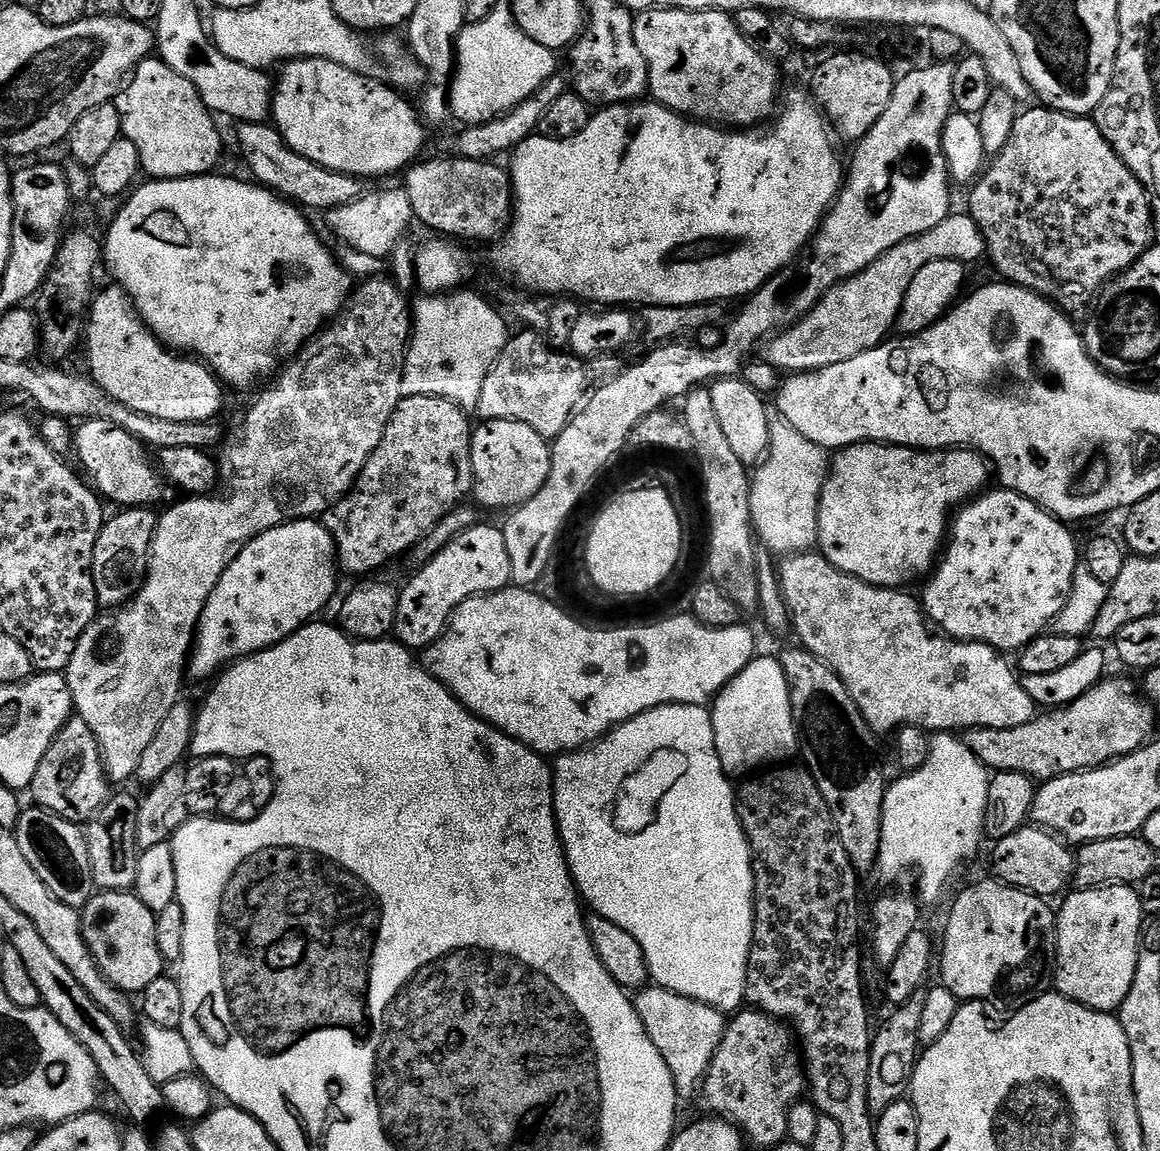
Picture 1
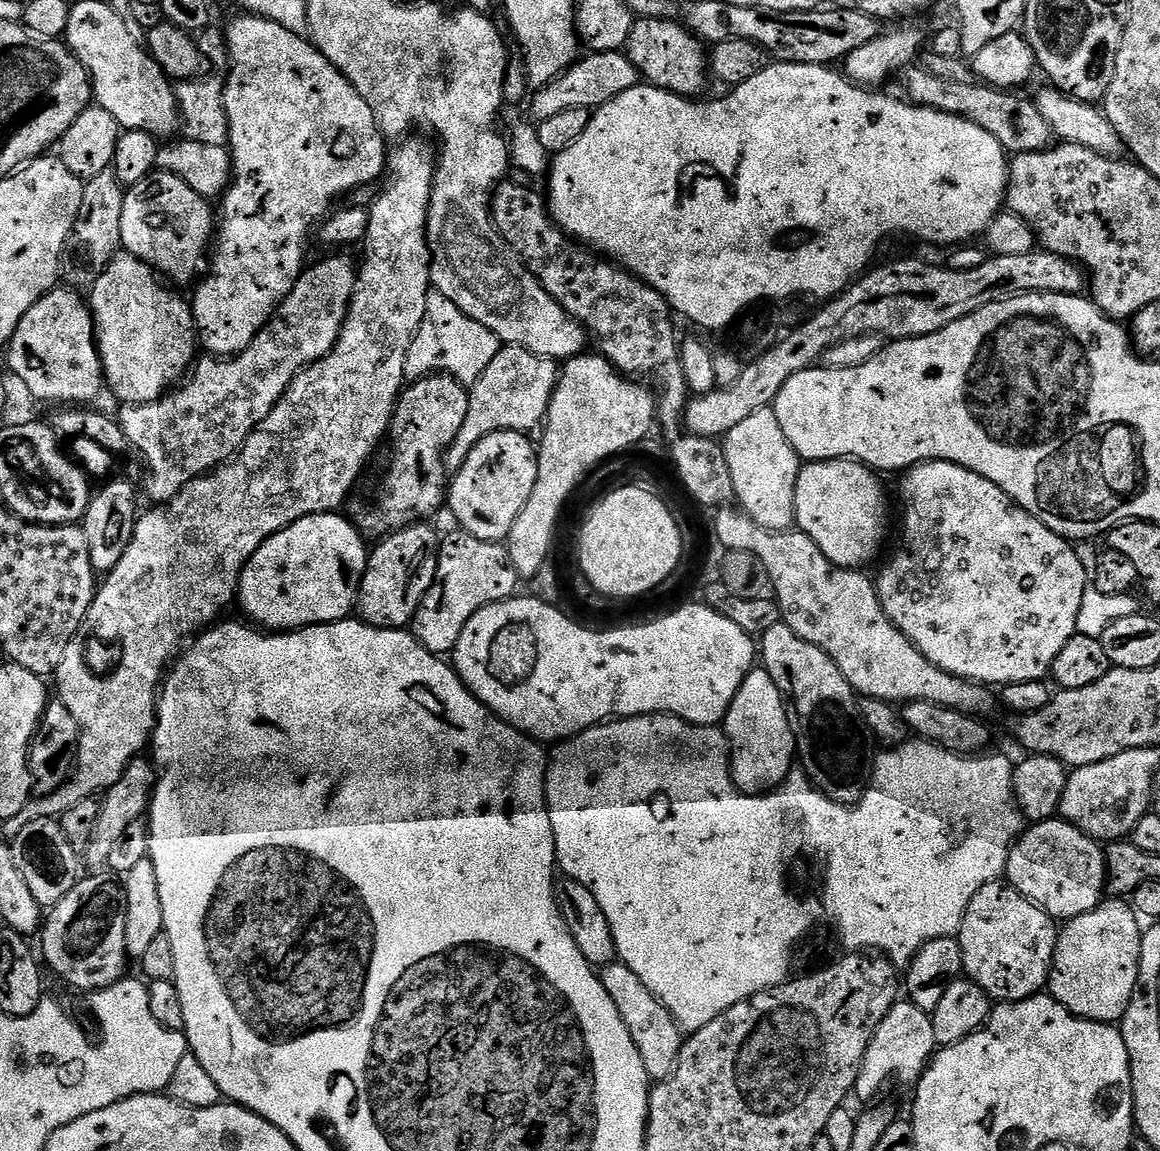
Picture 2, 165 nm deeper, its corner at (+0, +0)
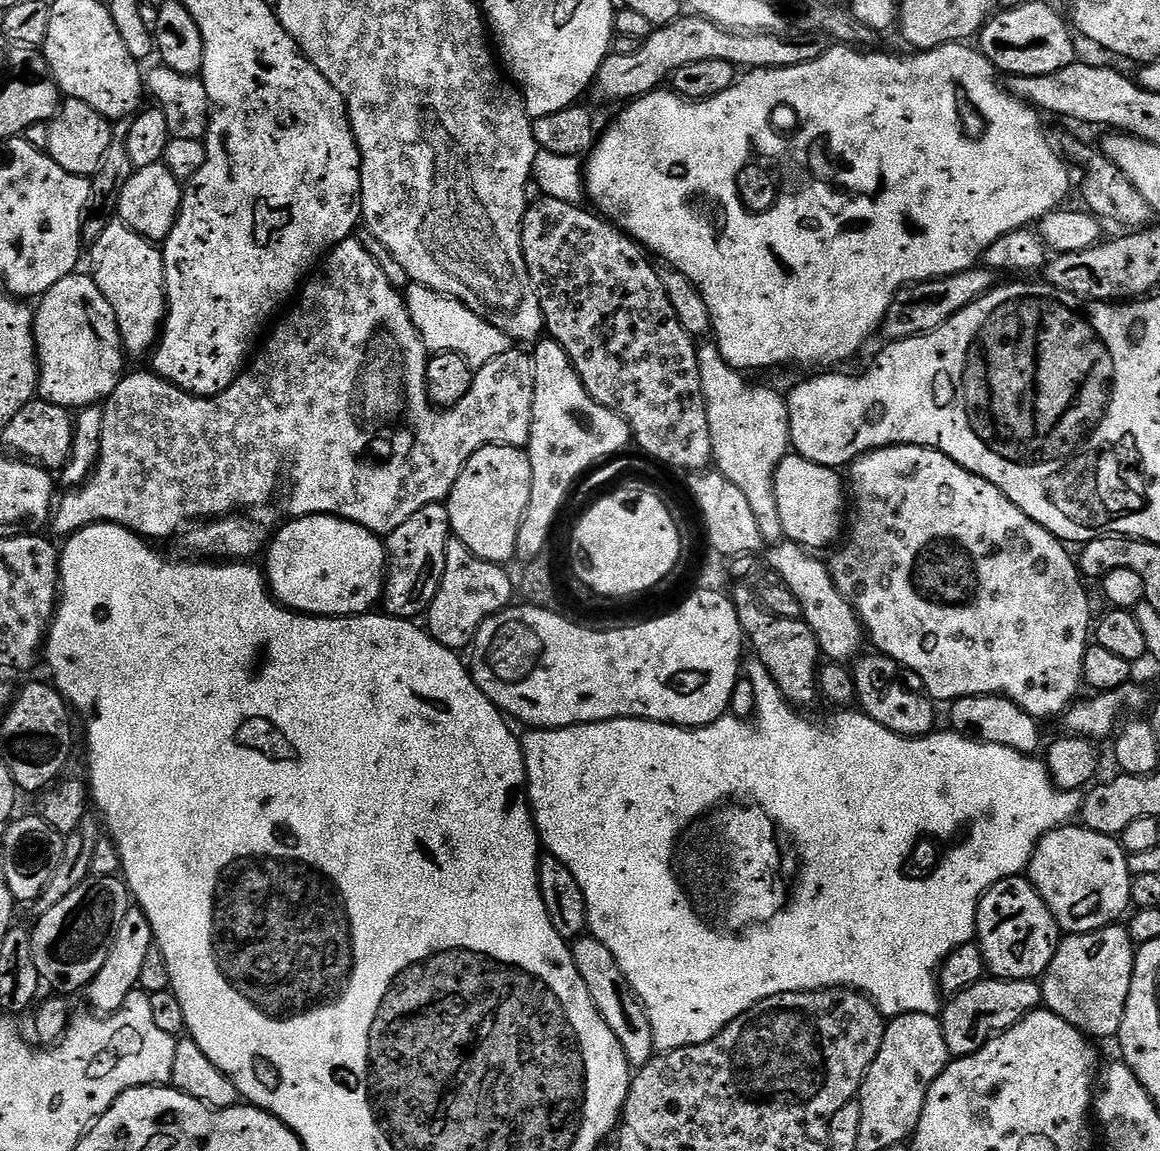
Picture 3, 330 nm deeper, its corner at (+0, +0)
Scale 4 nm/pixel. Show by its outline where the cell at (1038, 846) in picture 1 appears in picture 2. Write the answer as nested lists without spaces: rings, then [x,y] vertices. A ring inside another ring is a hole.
[[[1063,818],[1042,820],[1029,828],[1010,850],[1007,883],[1057,922],[1073,920],[1099,906],[1106,896],[1105,849]]]

